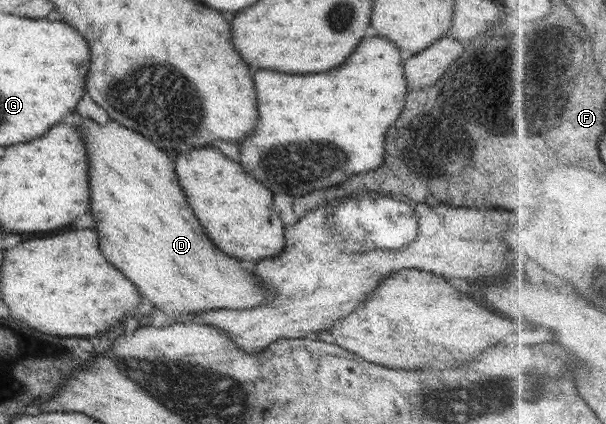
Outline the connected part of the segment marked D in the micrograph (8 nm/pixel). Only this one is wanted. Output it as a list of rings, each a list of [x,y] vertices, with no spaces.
[[[85,120],[77,126],[77,130],[89,156],[91,214],[97,220],[94,228],[99,236],[99,248],[105,258],[135,285],[149,311],[164,312],[177,322],[187,322],[192,314],[203,311],[247,309],[273,299],[271,290],[253,282],[253,276],[243,270],[235,258],[217,250],[207,238],[187,204],[186,194],[175,174],[173,160],[163,150],[159,150],[151,140],[143,138],[135,130],[115,124],[113,120],[109,120],[107,126]]]

